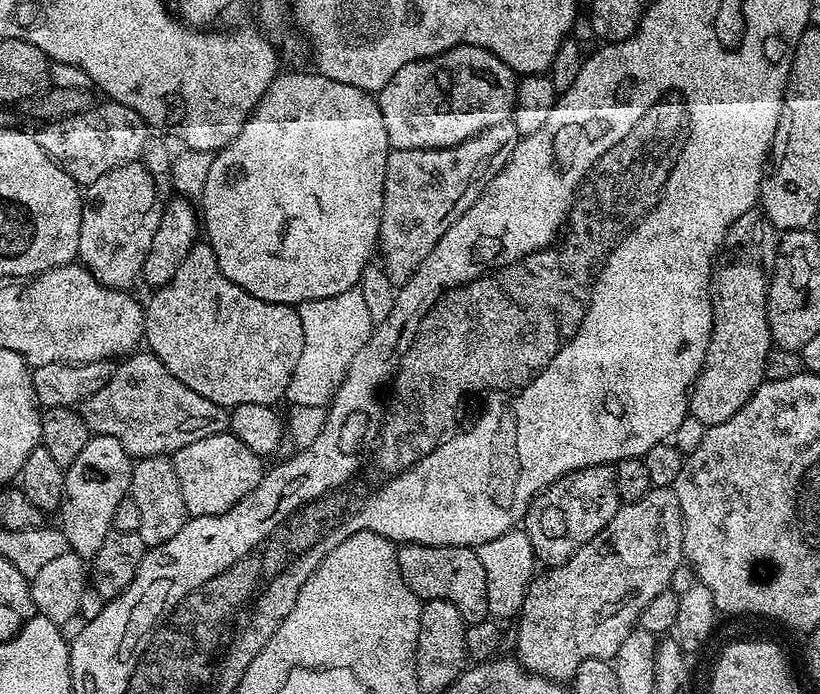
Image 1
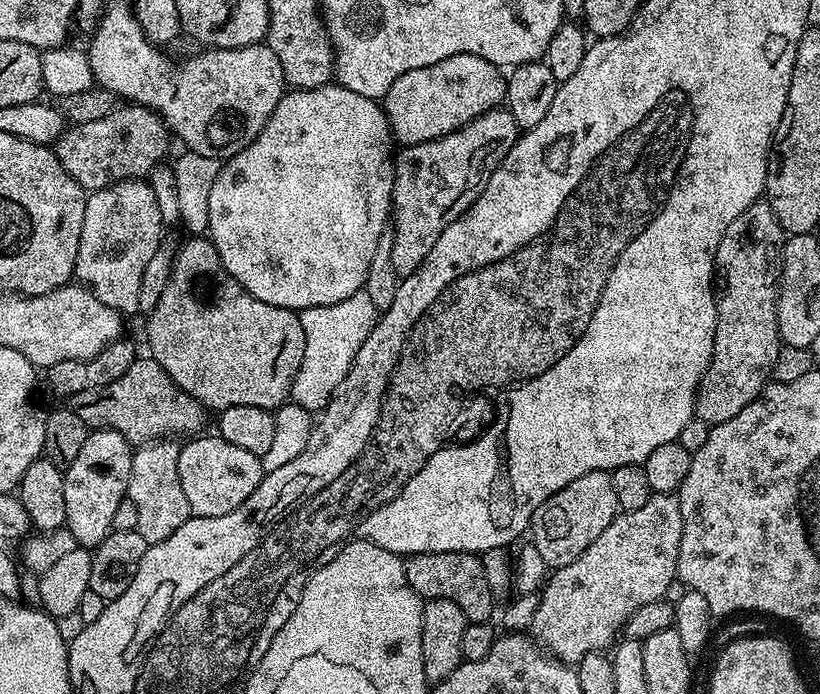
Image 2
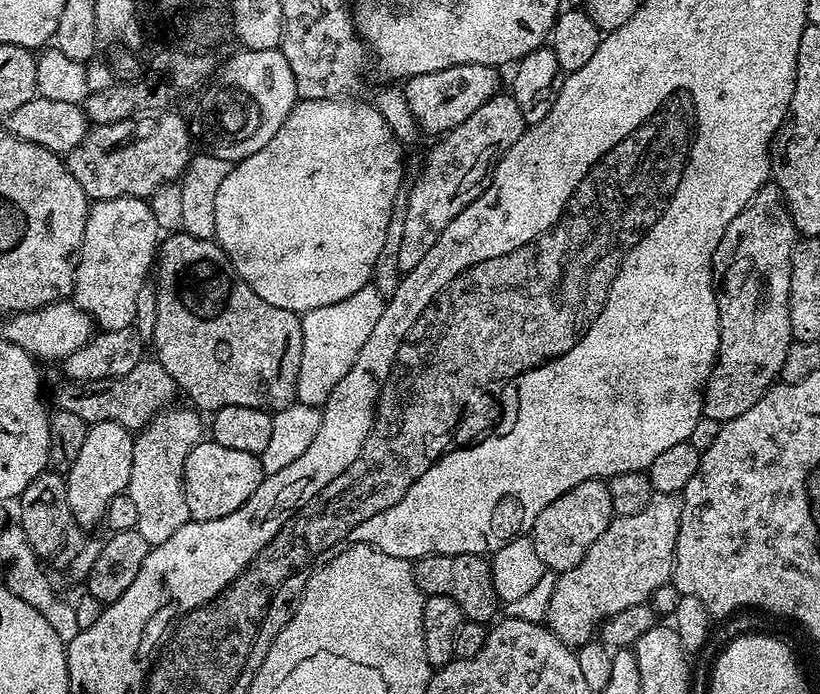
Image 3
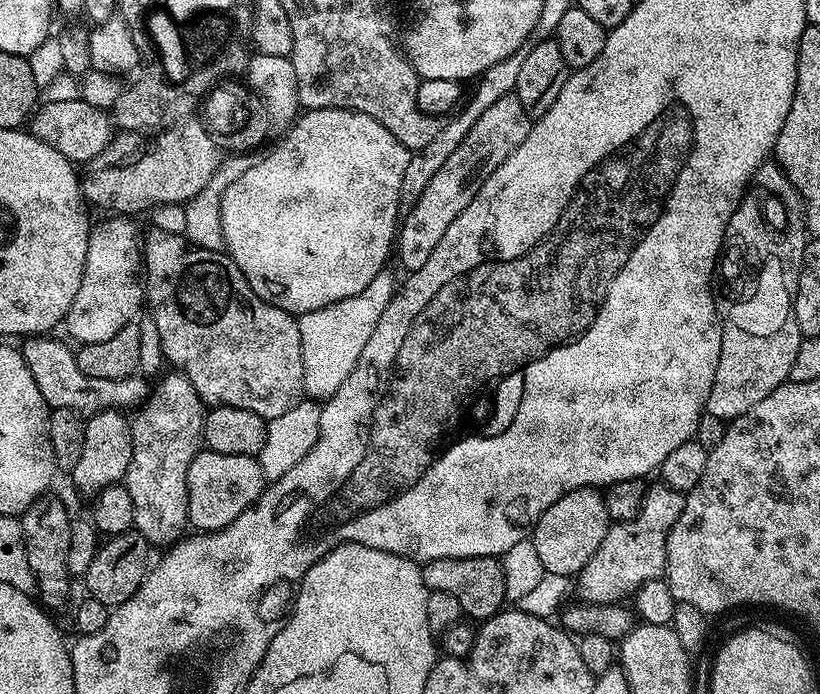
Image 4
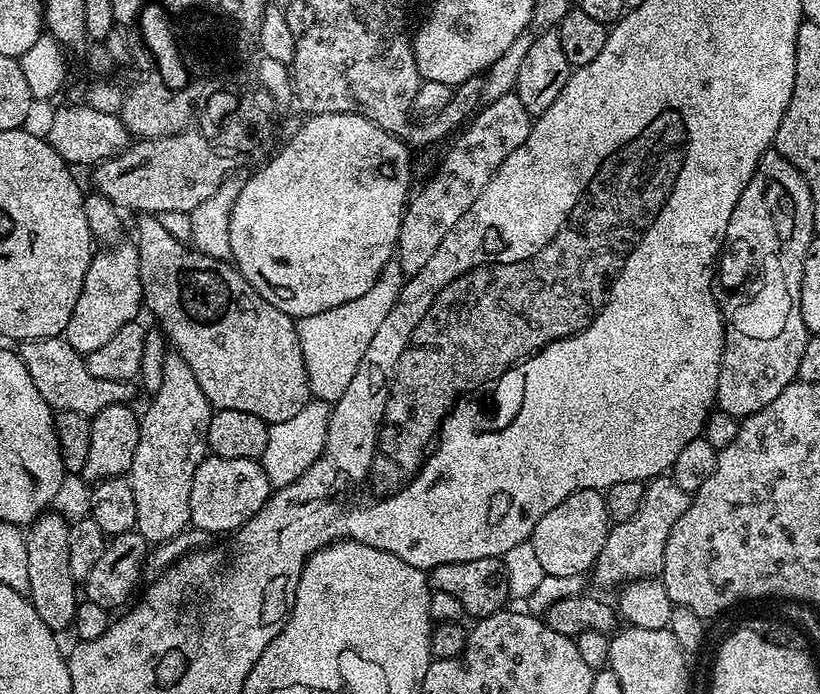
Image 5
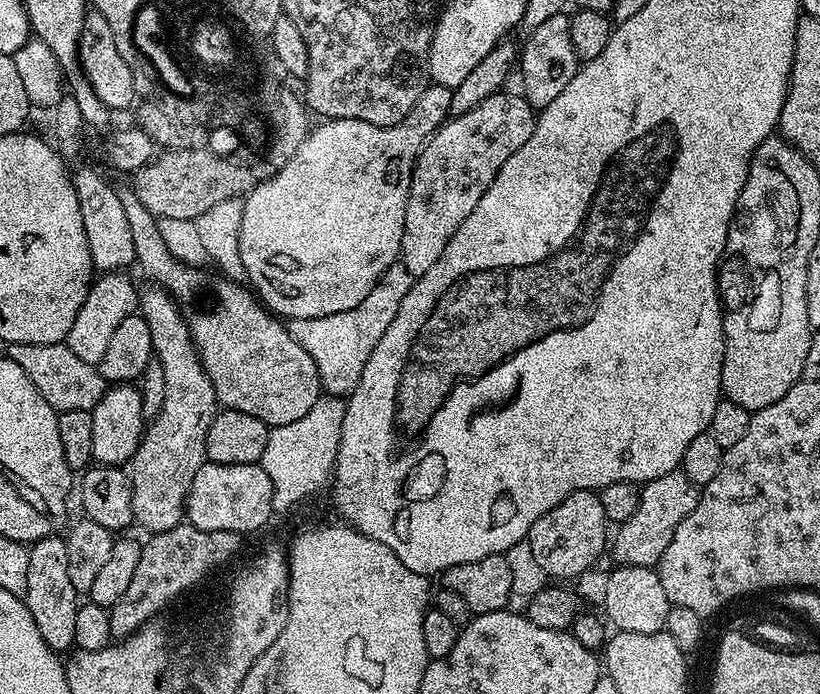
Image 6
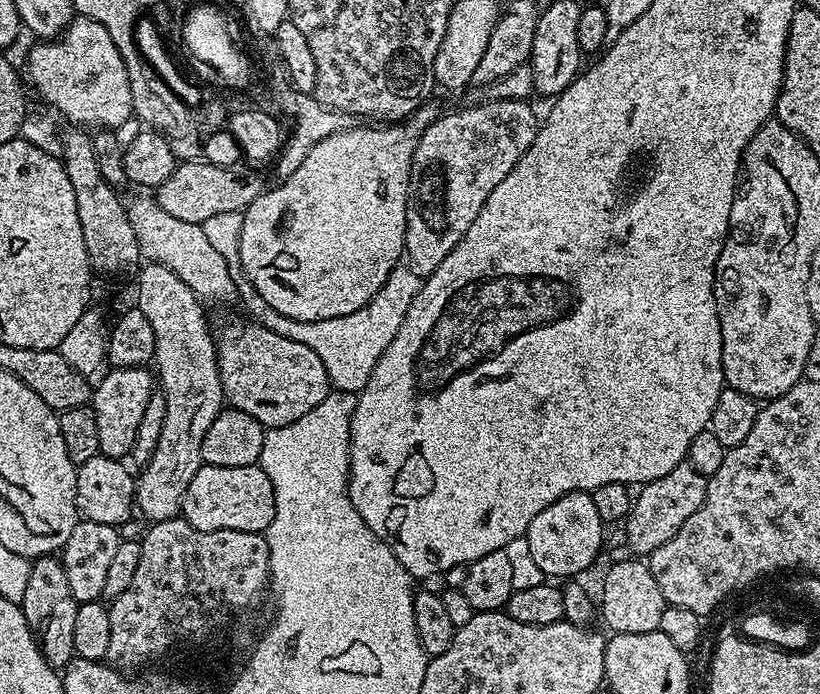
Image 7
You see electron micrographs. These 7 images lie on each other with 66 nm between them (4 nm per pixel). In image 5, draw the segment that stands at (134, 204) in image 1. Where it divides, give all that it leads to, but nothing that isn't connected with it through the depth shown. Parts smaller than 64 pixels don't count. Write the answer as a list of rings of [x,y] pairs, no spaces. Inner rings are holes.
[[[113,243],[105,252],[97,251],[86,270],[86,282],[82,282],[82,294],[78,294],[78,306],[70,314],[70,322],[63,332],[63,339],[75,352],[86,354],[98,350],[126,326],[126,322],[137,319],[142,312],[144,291],[140,285],[140,259],[135,243]]]

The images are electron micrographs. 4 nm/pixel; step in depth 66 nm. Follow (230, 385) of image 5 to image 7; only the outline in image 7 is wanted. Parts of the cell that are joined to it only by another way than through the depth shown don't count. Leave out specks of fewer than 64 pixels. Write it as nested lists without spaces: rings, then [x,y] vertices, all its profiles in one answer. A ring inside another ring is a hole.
[[[247,323],[226,325],[214,340],[224,399],[231,407],[250,414],[265,429],[290,426],[328,397],[326,366],[302,342],[282,338],[282,334],[274,334],[261,324]]]

